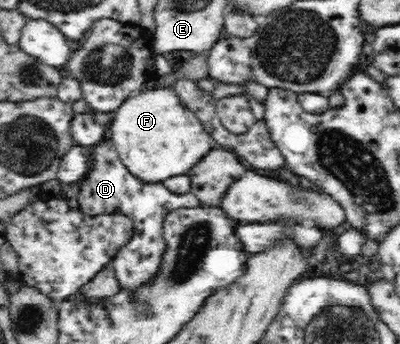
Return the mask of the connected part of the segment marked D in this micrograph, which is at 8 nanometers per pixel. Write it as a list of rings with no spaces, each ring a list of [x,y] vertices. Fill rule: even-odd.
[[[101,140],[90,148],[94,162],[80,185],[77,197],[79,208],[88,214],[113,214],[118,211],[133,222],[133,235],[114,255],[112,264],[121,289],[137,289],[138,285],[152,278],[159,269],[161,254],[166,248],[162,234],[168,213],[179,208],[201,205],[191,192],[183,195],[173,193],[162,182],[145,182],[137,179],[127,166],[123,165],[111,140]]]

